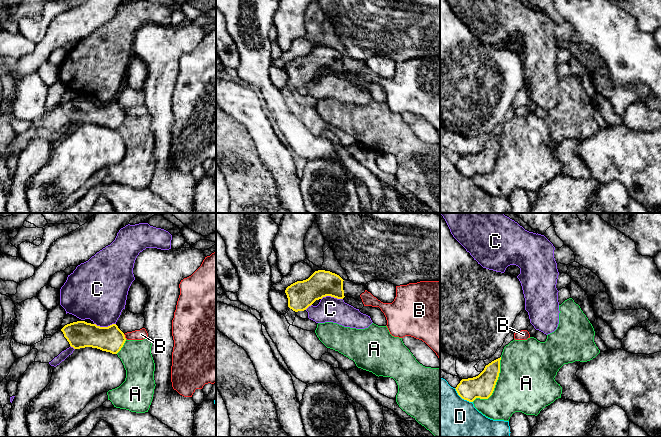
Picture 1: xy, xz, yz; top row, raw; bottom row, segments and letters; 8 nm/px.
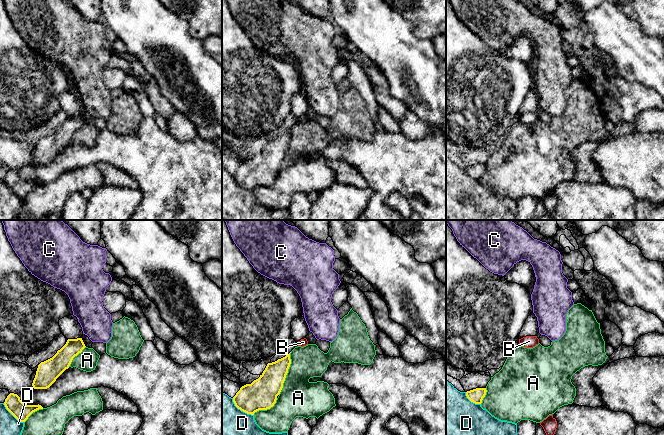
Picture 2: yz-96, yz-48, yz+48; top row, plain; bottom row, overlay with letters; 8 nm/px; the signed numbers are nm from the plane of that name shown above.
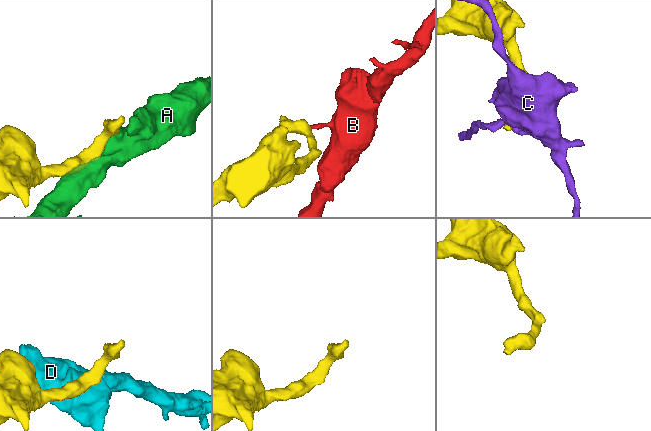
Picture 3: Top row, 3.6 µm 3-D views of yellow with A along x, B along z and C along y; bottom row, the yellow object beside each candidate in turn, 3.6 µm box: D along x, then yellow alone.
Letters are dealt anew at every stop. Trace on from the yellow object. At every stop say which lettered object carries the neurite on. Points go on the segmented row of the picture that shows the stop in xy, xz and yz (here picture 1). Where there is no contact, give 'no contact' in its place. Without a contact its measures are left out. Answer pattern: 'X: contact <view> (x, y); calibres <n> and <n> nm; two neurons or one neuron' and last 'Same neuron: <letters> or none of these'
A: contact yz (495, 384); calibres 190 and 460 nm; two neurons
B: contact xy (124, 336); calibres 220 and 90 nm; two neurons
C: contact xy (105, 327); calibres 220 and 400 nm; two neurons
D: contact yz (462, 398); calibres 190 and 500 nm; two neurons
Same neuron: none of these

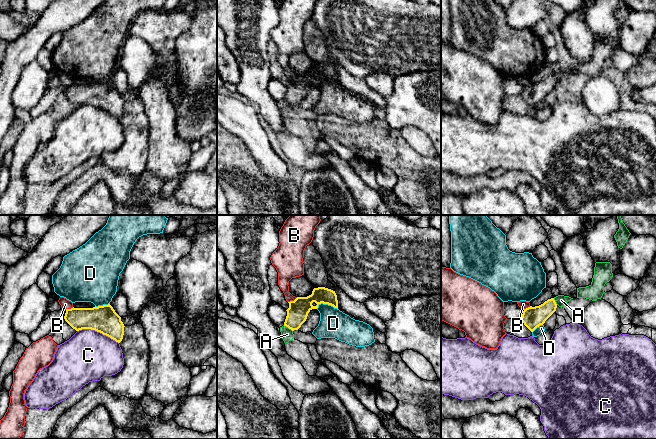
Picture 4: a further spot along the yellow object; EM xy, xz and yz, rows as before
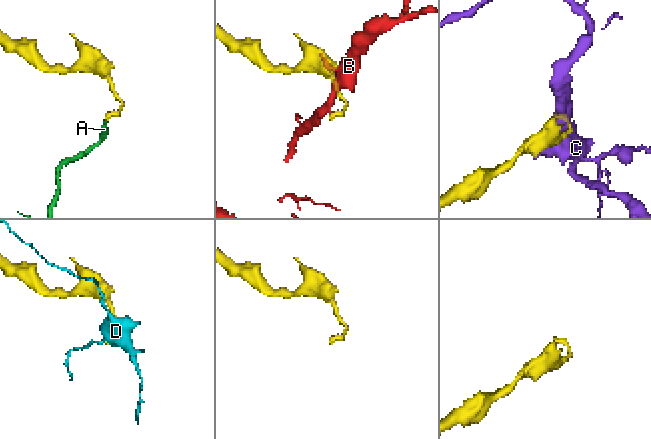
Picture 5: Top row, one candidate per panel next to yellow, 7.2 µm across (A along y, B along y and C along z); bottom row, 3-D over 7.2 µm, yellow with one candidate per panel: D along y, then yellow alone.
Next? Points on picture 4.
A: contact xz (288, 327); calibres 170 and 100 nm; one neuron
B: contact xz (292, 301); calibres 170 and 140 nm; two neurons
C: contact xy (98, 331); calibres 220 and 400 nm; two neurons
D: contact xz (326, 303); calibres 170 and 220 nm; two neurons
Same neuron: A

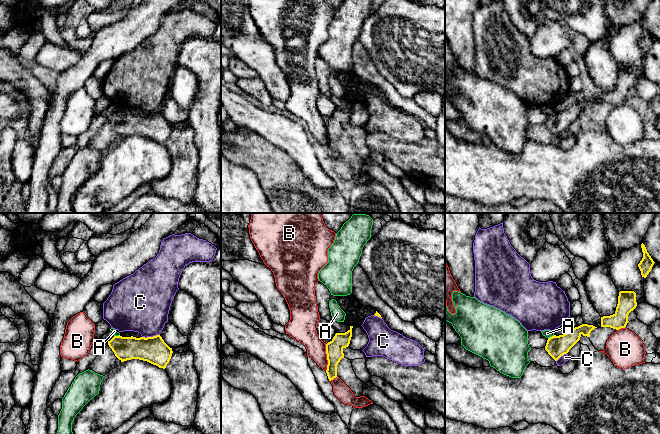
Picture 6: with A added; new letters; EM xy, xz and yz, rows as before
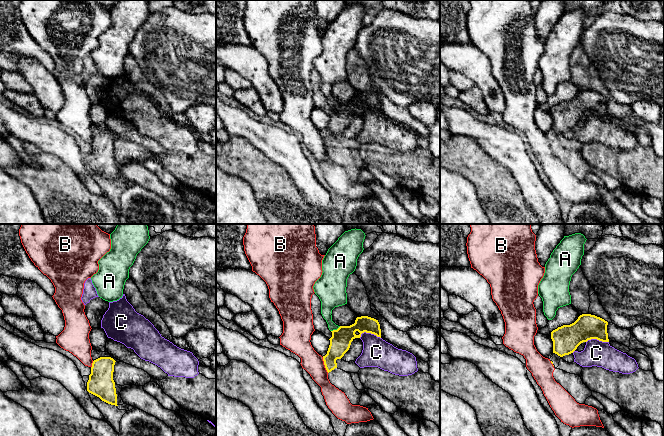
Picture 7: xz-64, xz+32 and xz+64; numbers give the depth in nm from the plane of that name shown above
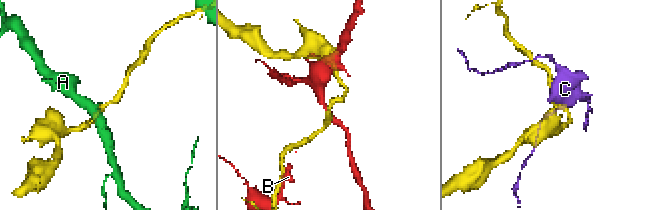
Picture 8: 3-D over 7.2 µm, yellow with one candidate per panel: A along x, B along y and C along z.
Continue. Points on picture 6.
A: contact yz (552, 336); calibres 170 and 60 nm; two neurons
B: contact xz (327, 357); calibres 140 and 160 nm; two neurons
C: contact xy (150, 337); calibres 220 and 420 nm; two neurons
Same neuron: none of these

